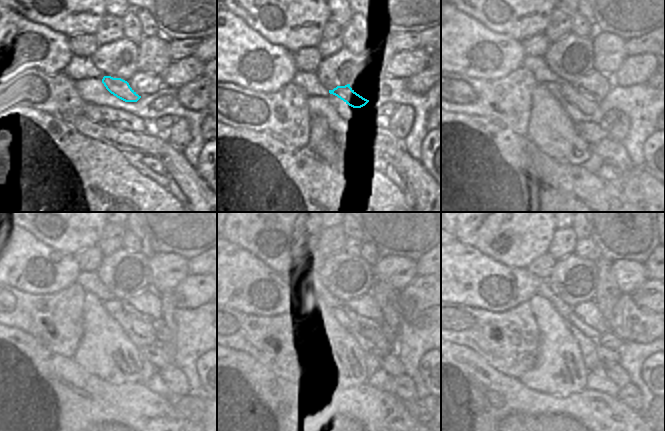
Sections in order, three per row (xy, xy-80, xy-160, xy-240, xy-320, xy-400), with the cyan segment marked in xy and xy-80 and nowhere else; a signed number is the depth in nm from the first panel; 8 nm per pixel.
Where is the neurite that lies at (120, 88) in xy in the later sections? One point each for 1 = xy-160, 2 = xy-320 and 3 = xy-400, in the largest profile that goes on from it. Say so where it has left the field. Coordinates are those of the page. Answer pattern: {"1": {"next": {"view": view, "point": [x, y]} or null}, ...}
{"1": {"next": {"view": "xy-160", "point": [585, 105]}}, "2": {"next": {"view": "xy-320", "point": [382, 347]}}, "3": {"next": {"view": "xy-400", "point": [605, 355]}}}

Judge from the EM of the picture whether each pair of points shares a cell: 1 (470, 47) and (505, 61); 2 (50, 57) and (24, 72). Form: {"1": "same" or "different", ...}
{"1": "same", "2": "same"}

